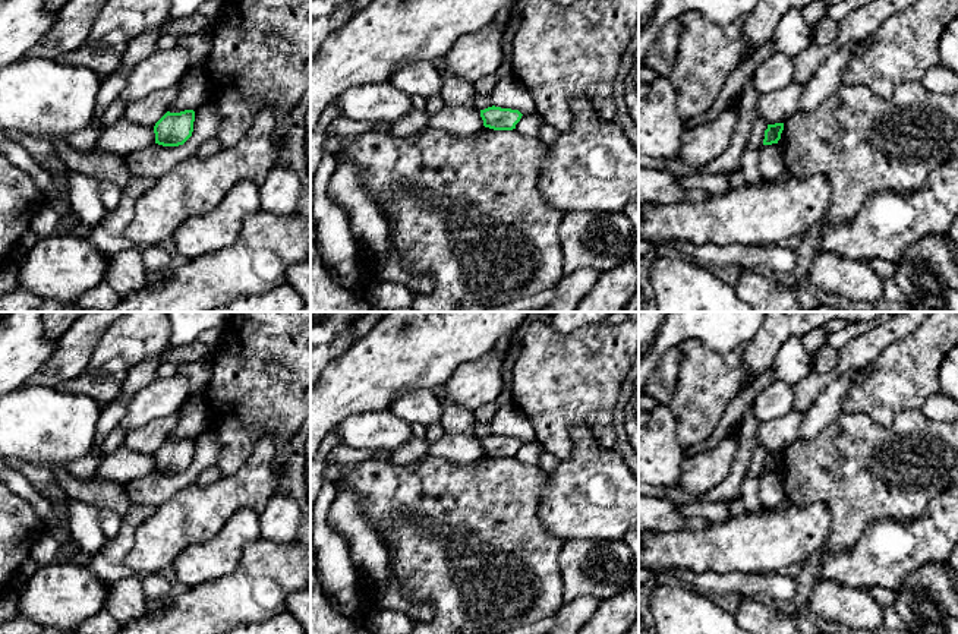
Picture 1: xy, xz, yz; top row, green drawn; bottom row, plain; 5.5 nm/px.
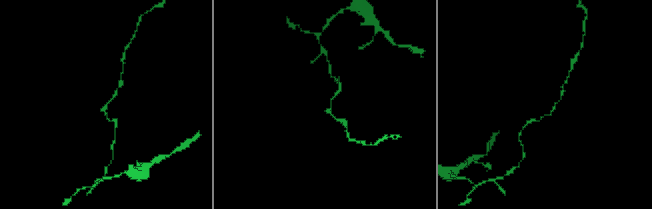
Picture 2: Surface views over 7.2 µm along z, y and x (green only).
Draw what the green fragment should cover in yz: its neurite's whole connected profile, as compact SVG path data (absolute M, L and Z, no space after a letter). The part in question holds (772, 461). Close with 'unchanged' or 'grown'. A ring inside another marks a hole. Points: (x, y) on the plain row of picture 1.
M784 451L768 452L768 457L765 458L763 473L778 471L782 458L784 458Z; unchanged

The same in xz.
M495 433L480 438L483 454L494 458L516 457L516 452L520 450L521 444L523 442L519 438L501 436Z; unchanged

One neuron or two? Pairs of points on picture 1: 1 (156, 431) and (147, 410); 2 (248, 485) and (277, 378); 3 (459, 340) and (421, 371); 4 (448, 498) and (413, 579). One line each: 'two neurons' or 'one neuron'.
1: two neurons
2: two neurons
3: one neuron
4: one neuron

